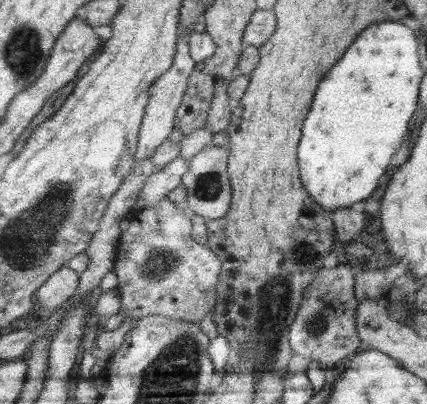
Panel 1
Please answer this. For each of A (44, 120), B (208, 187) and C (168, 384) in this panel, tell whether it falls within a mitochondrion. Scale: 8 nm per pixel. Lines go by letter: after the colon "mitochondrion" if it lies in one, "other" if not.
A: other
B: mitochondrion
C: mitochondrion

